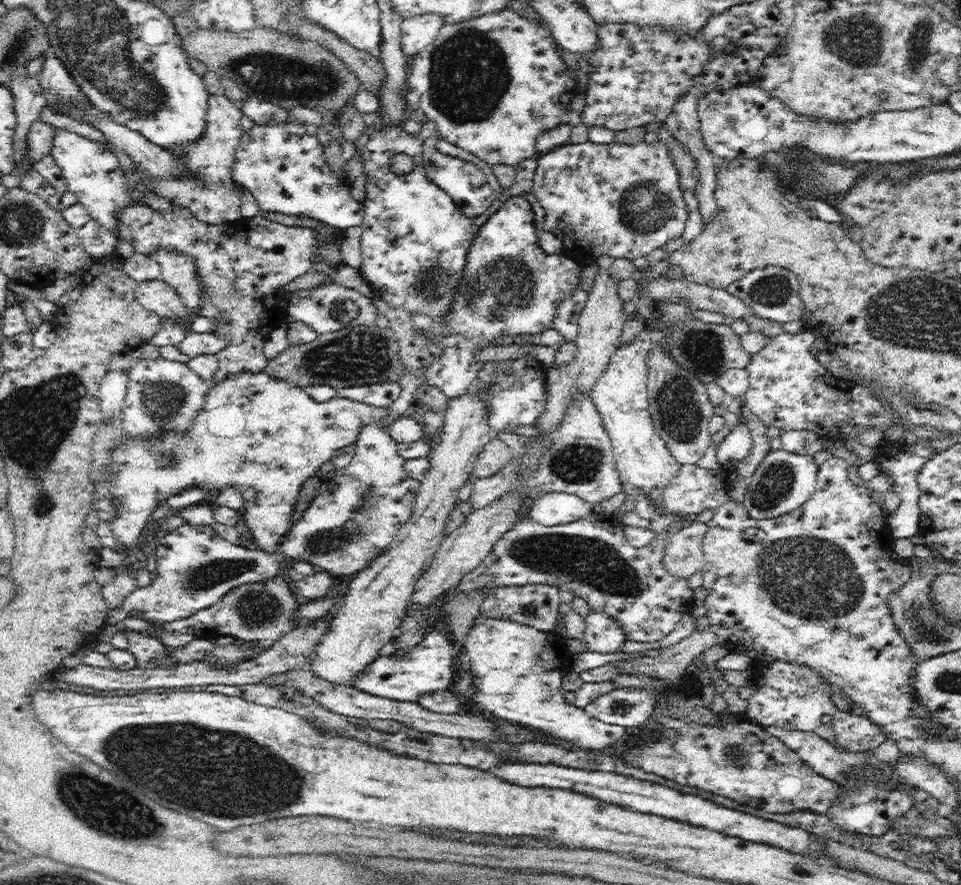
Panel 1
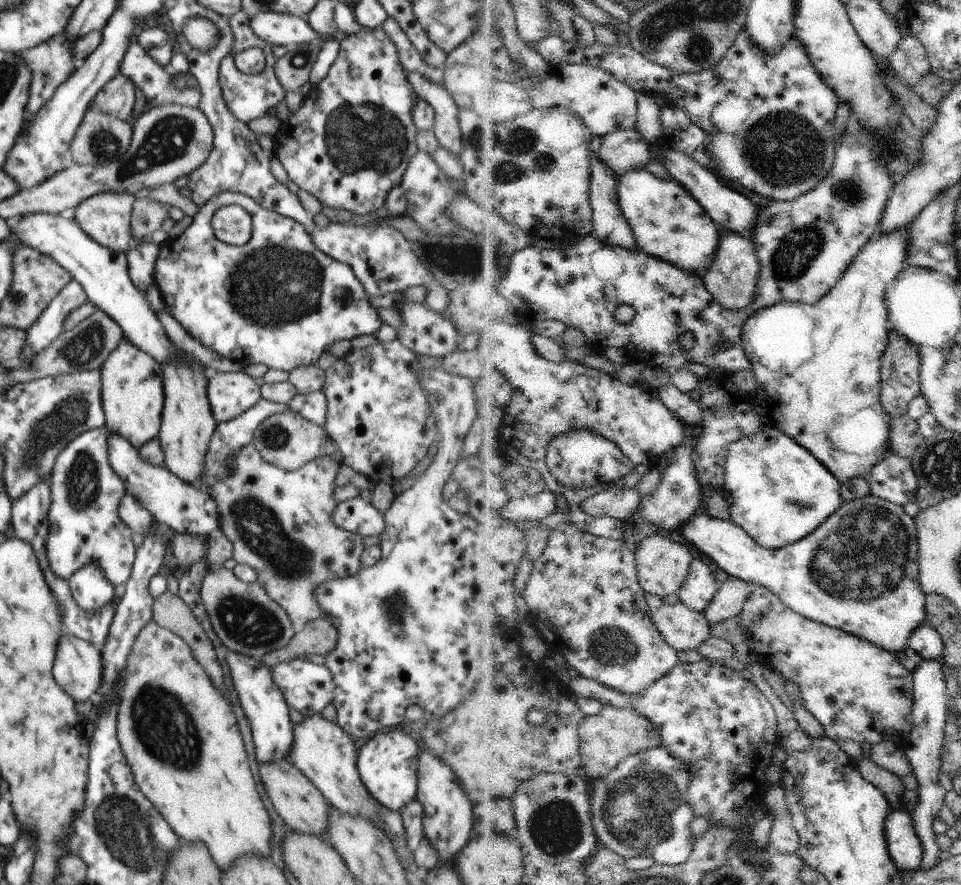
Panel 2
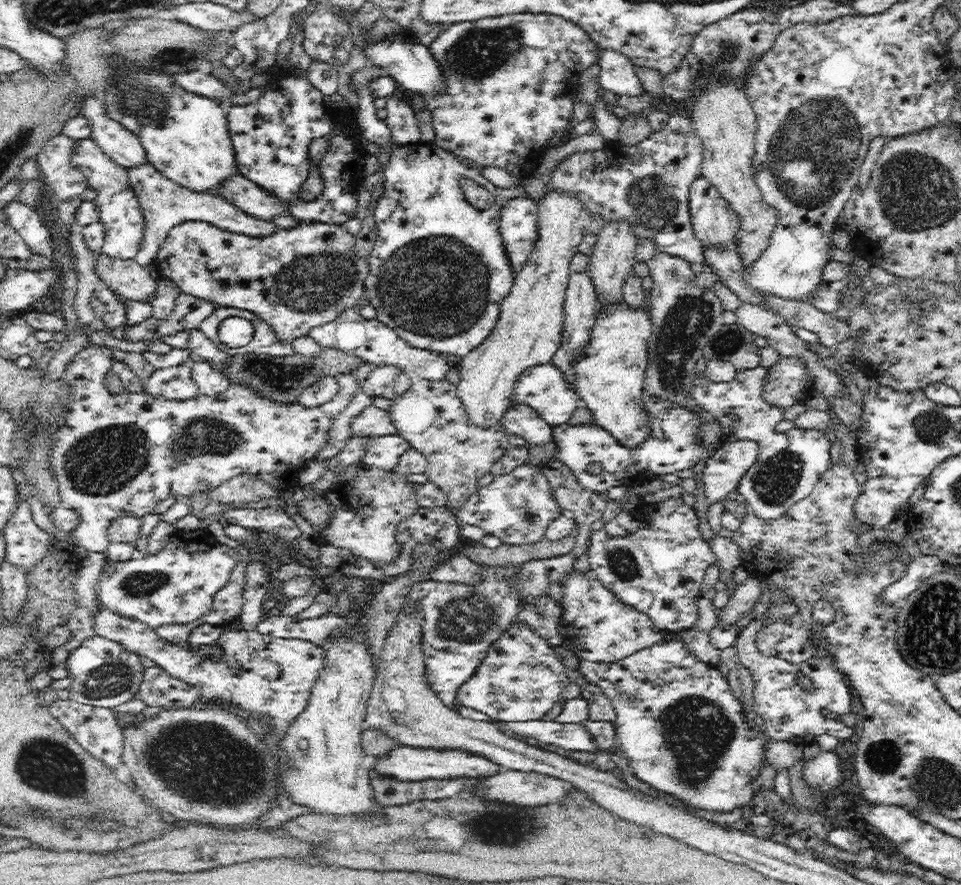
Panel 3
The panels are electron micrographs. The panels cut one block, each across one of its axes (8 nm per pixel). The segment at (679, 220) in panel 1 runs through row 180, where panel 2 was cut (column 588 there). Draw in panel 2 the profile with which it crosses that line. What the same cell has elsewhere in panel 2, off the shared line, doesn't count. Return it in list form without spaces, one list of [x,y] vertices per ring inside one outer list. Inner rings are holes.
[[[564,520],[551,536],[546,552],[537,560],[523,599],[526,614],[550,651],[560,652],[581,677],[600,681],[625,693],[641,693],[674,670],[680,663],[678,649],[665,639],[646,600],[637,565],[637,552],[620,540],[599,537]]]

